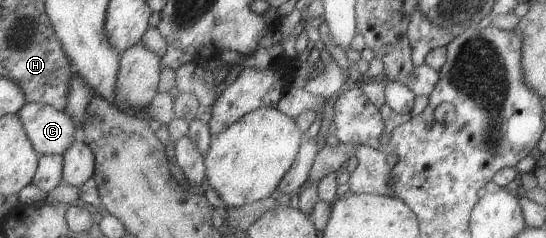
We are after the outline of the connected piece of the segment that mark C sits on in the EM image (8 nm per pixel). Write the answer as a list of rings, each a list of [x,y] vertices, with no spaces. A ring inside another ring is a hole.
[[[27,102],[18,115],[40,155],[64,155],[79,138],[74,120],[55,107]]]

